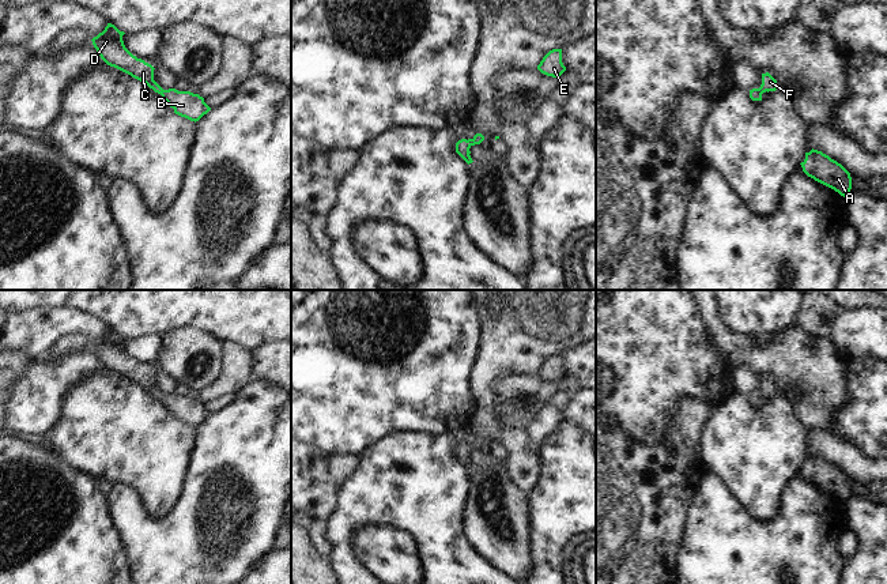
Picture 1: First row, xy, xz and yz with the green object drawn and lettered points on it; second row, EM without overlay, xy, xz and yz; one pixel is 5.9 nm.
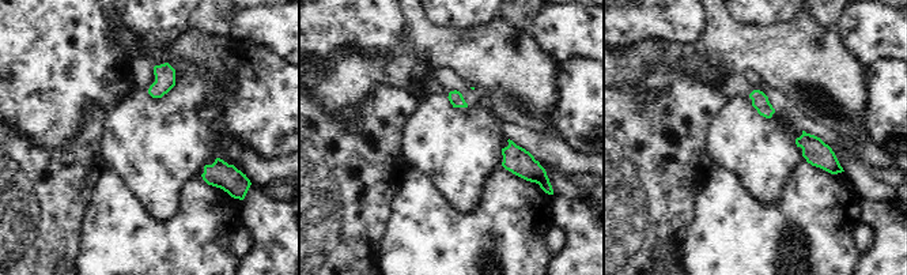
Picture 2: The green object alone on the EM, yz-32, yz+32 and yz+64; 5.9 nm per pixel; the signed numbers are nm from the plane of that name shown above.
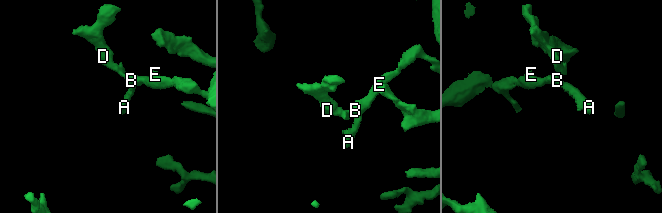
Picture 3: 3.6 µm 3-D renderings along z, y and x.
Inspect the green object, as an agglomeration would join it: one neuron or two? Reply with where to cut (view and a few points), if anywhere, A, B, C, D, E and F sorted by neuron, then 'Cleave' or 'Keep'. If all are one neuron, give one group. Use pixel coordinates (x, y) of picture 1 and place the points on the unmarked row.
No split. Groups: A B C D E F. Keep

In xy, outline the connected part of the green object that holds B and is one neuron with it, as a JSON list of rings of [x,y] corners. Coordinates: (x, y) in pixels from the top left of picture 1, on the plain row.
[[[107,328],[105,335],[94,342],[93,350],[101,363],[110,372],[114,372],[132,383],[146,388],[155,398],[161,399],[165,407],[174,414],[174,418],[190,426],[199,426],[211,412],[204,403],[190,396],[178,396],[175,393],[163,395],[154,385],[154,372],[141,363],[133,361],[124,350],[122,340],[114,329]]]

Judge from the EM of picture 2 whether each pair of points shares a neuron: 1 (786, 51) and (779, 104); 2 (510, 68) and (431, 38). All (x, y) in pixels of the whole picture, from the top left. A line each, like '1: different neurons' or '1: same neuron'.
1: different neurons
2: same neuron

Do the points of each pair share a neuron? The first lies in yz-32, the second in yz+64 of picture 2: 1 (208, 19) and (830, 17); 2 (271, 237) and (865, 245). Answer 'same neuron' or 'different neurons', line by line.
1: same neuron
2: different neurons

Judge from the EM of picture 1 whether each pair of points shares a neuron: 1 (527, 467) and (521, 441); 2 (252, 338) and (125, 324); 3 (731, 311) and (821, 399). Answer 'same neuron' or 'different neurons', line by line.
1: same neuron
2: same neuron
3: different neurons

